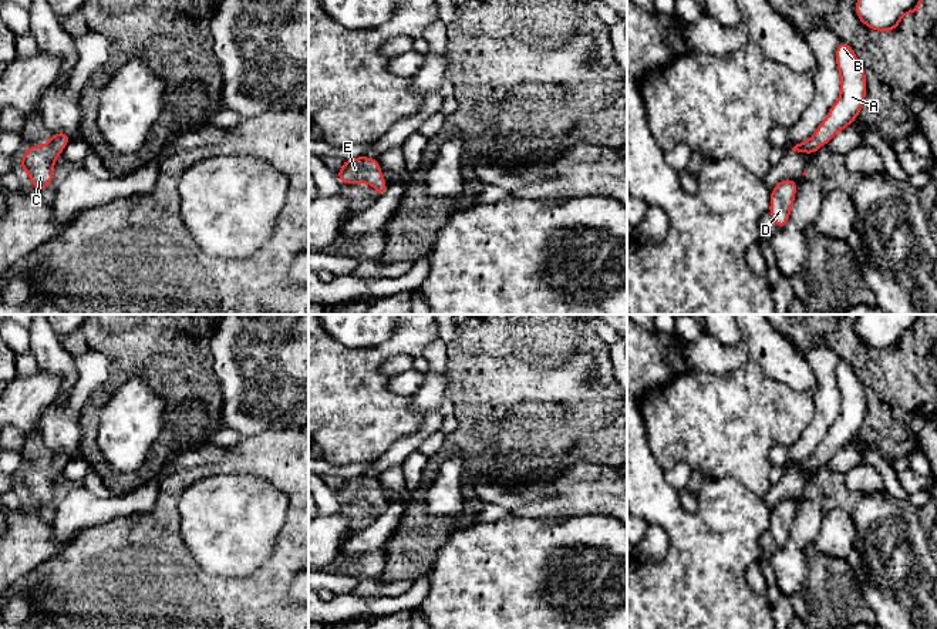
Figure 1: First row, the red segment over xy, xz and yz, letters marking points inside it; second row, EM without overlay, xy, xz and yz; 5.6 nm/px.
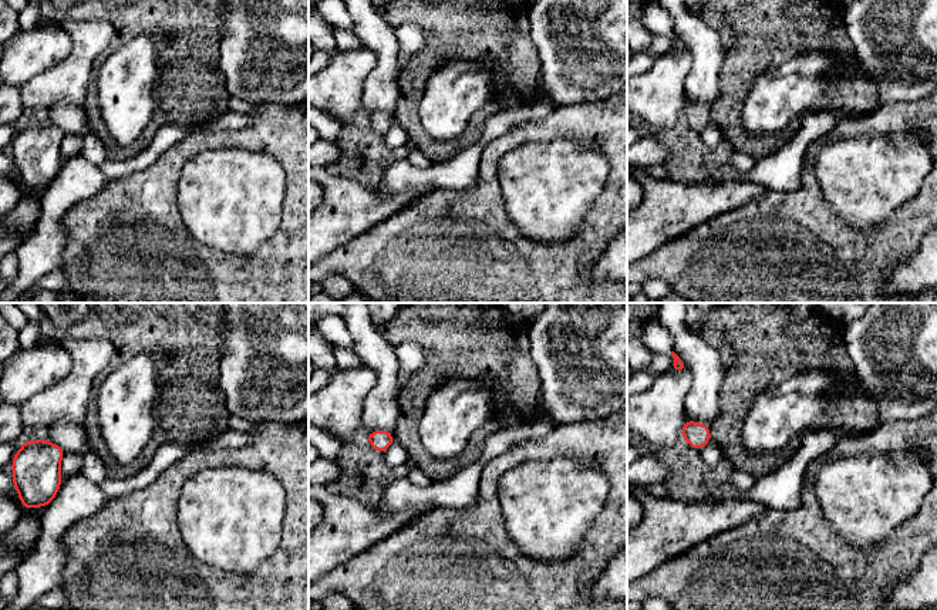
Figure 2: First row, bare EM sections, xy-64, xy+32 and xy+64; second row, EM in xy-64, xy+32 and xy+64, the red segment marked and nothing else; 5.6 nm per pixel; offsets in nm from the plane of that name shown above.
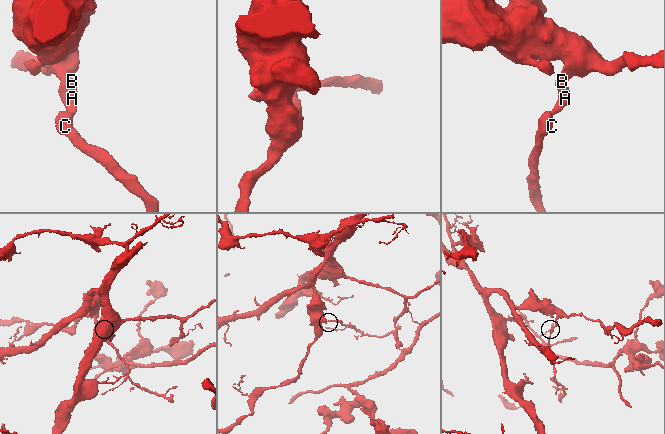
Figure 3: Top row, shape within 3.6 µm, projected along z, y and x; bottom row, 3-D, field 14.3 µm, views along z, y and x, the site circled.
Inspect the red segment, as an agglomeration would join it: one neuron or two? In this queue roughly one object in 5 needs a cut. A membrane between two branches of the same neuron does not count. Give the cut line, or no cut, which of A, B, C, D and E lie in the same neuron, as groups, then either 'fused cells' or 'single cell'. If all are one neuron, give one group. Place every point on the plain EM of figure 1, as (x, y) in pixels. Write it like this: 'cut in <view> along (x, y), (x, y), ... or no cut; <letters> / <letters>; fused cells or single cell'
no cut; A B C D E; single cell

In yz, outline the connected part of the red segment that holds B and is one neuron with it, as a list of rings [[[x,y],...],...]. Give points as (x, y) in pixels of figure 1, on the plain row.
[[[845,360],[837,363],[836,383],[840,393],[839,418],[832,424],[813,455],[796,462],[792,470],[815,472],[860,434],[866,414],[866,393],[853,367]]]

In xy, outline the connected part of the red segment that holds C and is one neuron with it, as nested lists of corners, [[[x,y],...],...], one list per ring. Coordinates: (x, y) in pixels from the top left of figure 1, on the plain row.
[[[64,450],[50,454],[48,462],[30,464],[23,478],[18,480],[18,485],[28,491],[36,511],[47,508],[53,500],[54,481],[70,458],[70,454]]]

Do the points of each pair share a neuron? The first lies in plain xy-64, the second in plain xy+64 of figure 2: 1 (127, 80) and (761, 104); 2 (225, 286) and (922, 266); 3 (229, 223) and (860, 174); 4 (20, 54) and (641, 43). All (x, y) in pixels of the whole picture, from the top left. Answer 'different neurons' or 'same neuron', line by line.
1: same neuron
2: different neurons
3: same neuron
4: different neurons

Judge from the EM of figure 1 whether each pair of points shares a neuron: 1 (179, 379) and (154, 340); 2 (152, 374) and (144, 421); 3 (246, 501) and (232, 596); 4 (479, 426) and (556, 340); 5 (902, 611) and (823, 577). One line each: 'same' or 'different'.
1: same
2: different
3: different
4: same
5: different

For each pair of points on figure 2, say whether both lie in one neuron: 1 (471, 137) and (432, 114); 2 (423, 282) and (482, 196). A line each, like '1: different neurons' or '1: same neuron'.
1: different neurons
2: same neuron

